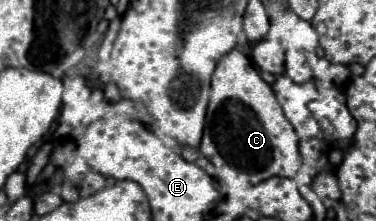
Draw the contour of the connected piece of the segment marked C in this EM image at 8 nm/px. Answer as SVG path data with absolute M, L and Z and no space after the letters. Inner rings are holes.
M237 48L227 52L213 72L205 134L199 144L201 154L215 166L215 176L227 186L253 186L271 176L295 178L301 168L299 138L293 126L275 100L271 86L261 80L255 64Z

